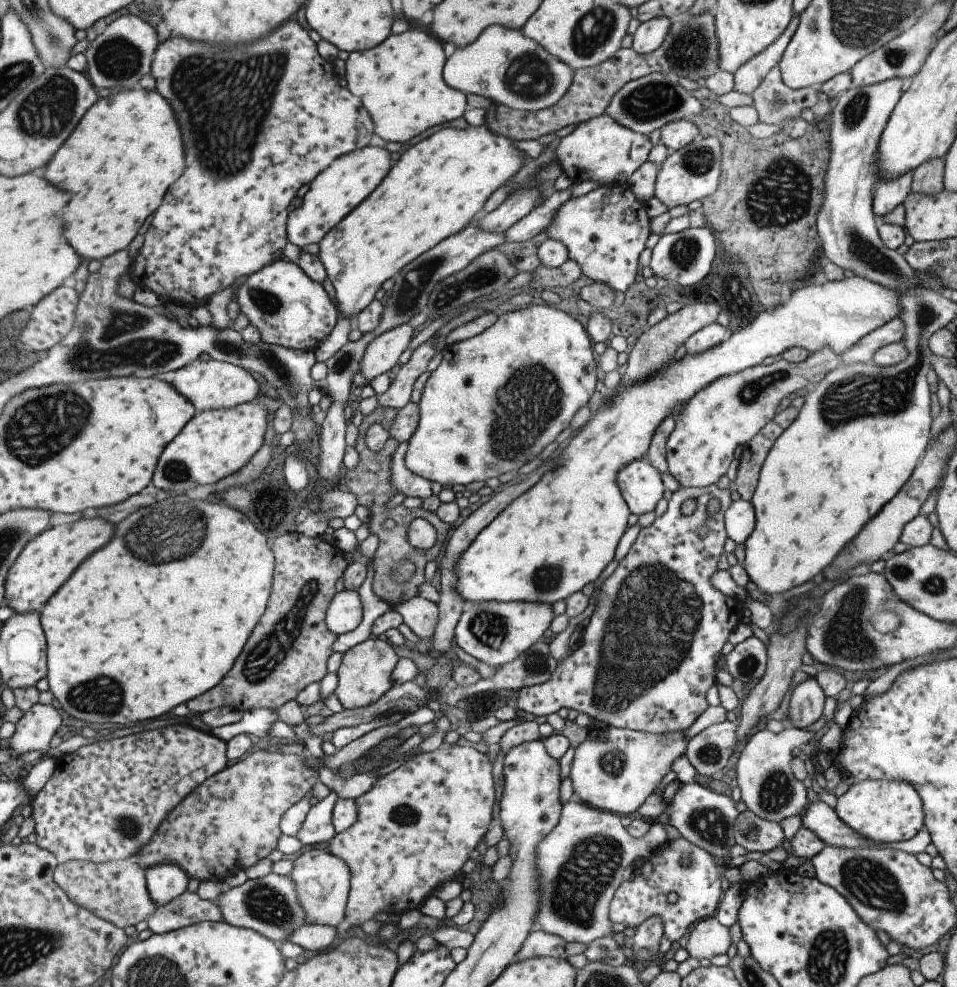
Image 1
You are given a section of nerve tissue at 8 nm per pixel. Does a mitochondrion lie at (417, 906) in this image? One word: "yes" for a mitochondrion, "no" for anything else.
no

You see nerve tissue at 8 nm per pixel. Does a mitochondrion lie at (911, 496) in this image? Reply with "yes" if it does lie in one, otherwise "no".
no

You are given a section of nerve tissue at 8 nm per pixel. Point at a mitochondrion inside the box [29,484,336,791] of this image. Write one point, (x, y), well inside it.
(188, 532)

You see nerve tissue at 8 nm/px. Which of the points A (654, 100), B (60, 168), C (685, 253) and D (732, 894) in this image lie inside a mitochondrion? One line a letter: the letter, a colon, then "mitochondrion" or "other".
A: mitochondrion
B: other
C: mitochondrion
D: other

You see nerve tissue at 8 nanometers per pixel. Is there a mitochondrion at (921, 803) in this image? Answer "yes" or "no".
no

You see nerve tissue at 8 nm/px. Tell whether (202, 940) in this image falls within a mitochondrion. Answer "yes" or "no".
no

